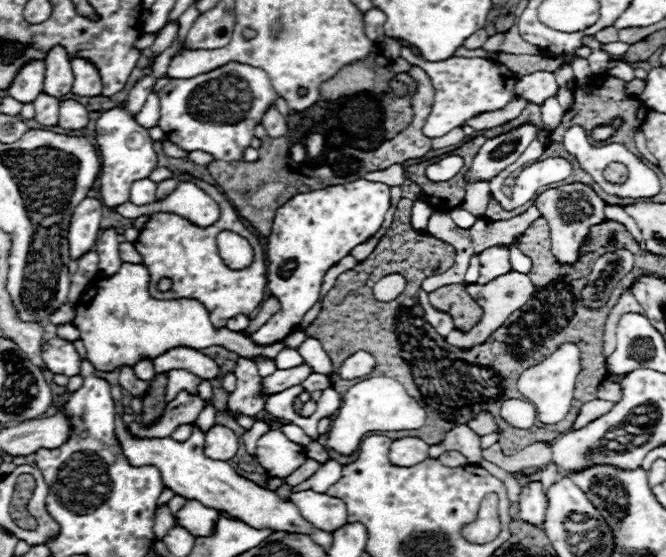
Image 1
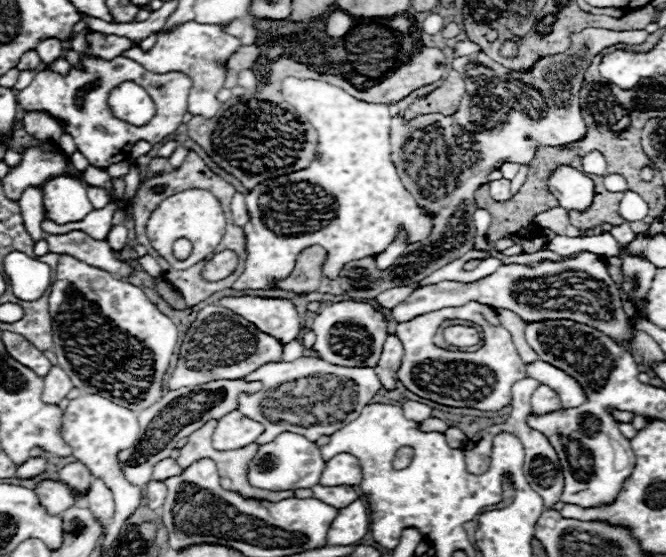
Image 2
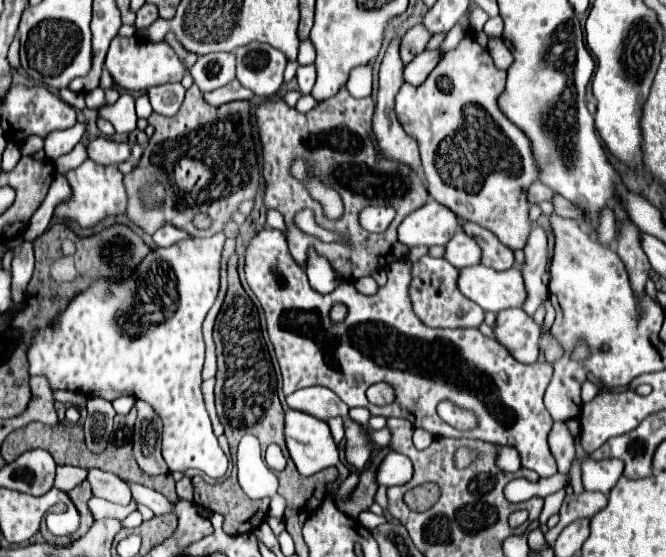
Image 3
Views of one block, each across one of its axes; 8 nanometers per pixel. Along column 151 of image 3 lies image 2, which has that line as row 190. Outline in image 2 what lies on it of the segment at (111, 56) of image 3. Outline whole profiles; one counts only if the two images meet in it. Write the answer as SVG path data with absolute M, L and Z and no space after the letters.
M56 176L44 182L44 212L56 224L80 222L94 208L88 200L88 190L82 182L70 176Z

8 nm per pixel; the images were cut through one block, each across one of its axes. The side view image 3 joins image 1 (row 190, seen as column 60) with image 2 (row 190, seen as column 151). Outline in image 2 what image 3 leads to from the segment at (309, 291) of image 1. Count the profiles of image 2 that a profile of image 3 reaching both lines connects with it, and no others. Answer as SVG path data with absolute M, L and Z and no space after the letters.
M286 78L282 84L282 94L286 102L292 104L300 114L304 114L304 118L318 130L318 158L304 172L292 172L288 176L266 180L264 184L258 184L252 192L246 194L246 208L250 214L250 222L244 226L248 238L248 258L246 270L232 284L232 290L244 292L276 288L276 280L284 280L292 274L298 254L314 244L326 250L322 276L334 280L340 276L340 270L348 262L384 252L394 240L400 222L410 232L410 242L424 240L430 234L430 218L422 214L414 198L402 188L402 182L390 160L388 106L354 100L344 90L316 80Z

